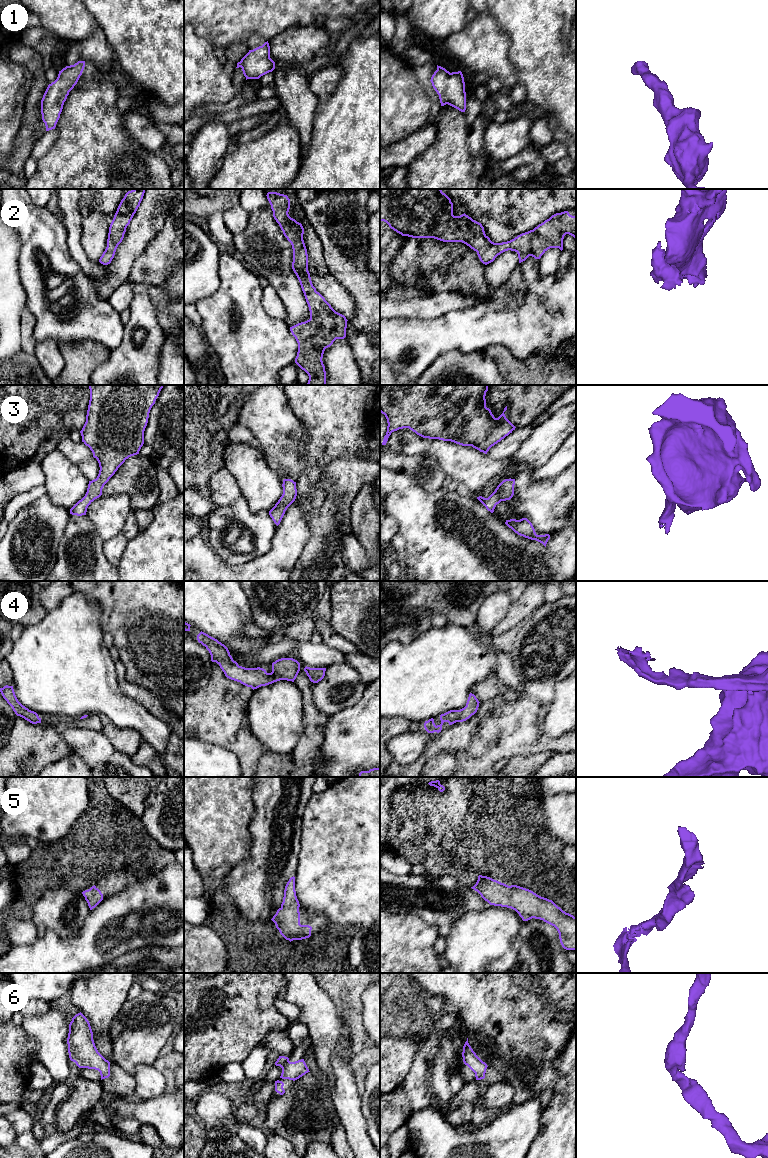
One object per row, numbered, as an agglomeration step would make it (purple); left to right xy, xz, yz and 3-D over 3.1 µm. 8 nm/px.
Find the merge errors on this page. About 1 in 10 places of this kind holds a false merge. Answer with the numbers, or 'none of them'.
none of them

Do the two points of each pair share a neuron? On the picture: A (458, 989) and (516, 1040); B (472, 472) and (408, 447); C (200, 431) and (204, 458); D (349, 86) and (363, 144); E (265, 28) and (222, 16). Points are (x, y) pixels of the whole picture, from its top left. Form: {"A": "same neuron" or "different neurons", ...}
{"A": "same neuron", "B": "same neuron", "C": "same neuron", "D": "same neuron", "E": "same neuron"}

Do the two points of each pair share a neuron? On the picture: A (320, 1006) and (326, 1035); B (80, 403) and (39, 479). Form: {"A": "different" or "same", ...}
{"A": "same", "B": "different"}

